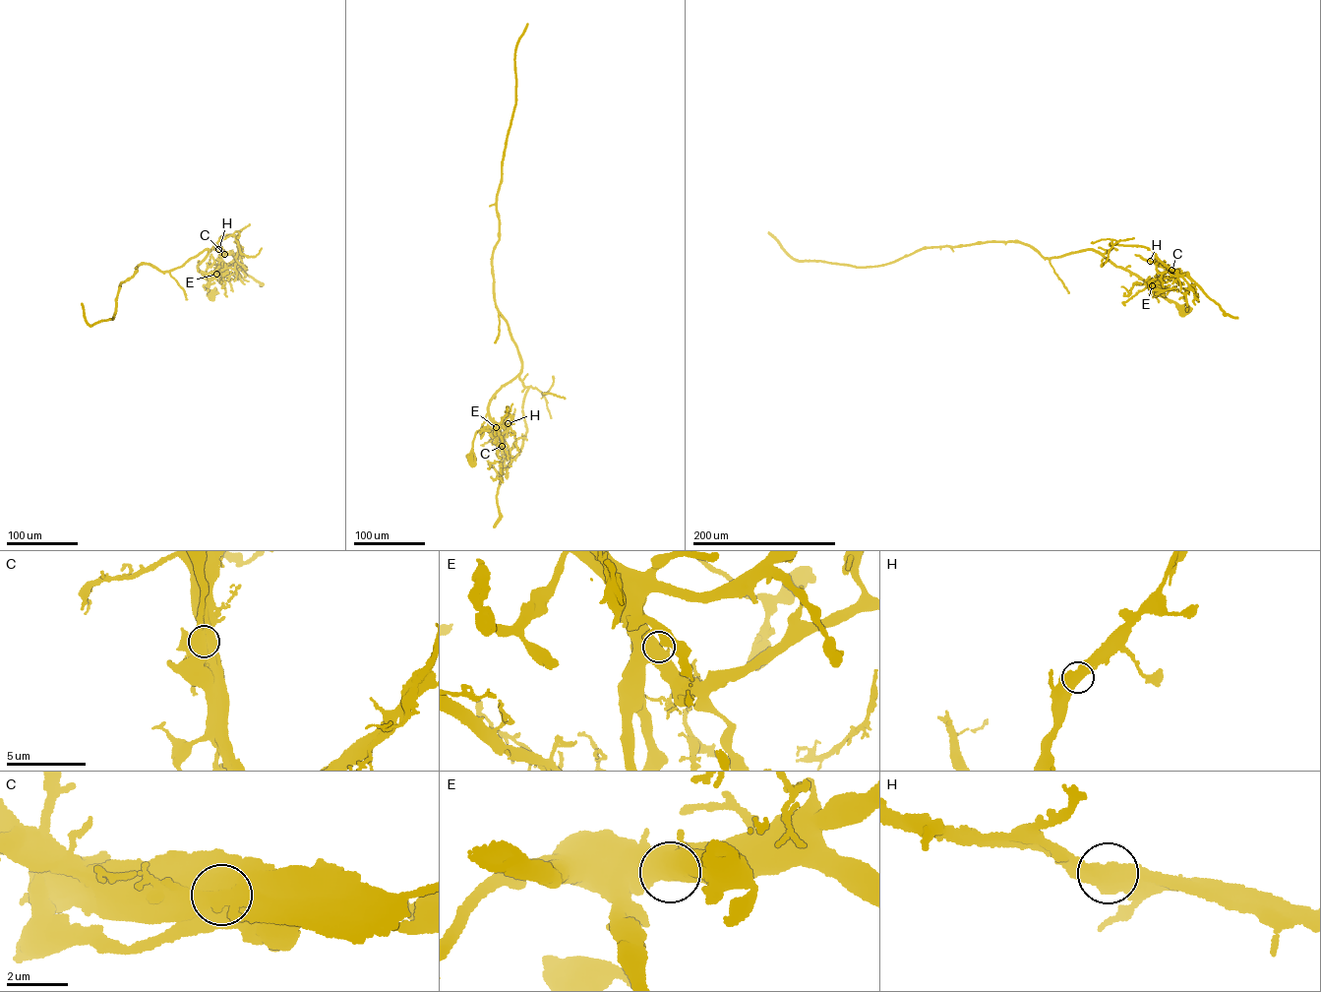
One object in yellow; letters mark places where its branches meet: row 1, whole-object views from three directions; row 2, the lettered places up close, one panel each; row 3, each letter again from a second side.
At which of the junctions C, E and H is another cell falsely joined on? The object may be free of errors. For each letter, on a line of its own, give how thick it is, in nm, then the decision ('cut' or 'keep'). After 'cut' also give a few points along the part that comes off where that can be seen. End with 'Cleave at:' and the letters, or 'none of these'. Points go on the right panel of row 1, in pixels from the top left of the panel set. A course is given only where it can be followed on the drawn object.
C: calibre 1250 nm; cut; course (1171, 270), (1184, 274), (1219, 304), (1225, 314), (1237, 318)
E: calibre 550 nm; keep
H: calibre 550 nm; keep
Cleave at: C

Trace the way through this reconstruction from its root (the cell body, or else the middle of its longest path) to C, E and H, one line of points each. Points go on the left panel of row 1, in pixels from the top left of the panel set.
C: (212, 297), (203, 286), (224, 254)
E: (212, 297), (203, 286), (218, 267), (216, 274)
H: (212, 297), (203, 286), (218, 266), (222, 254), (219, 249)

